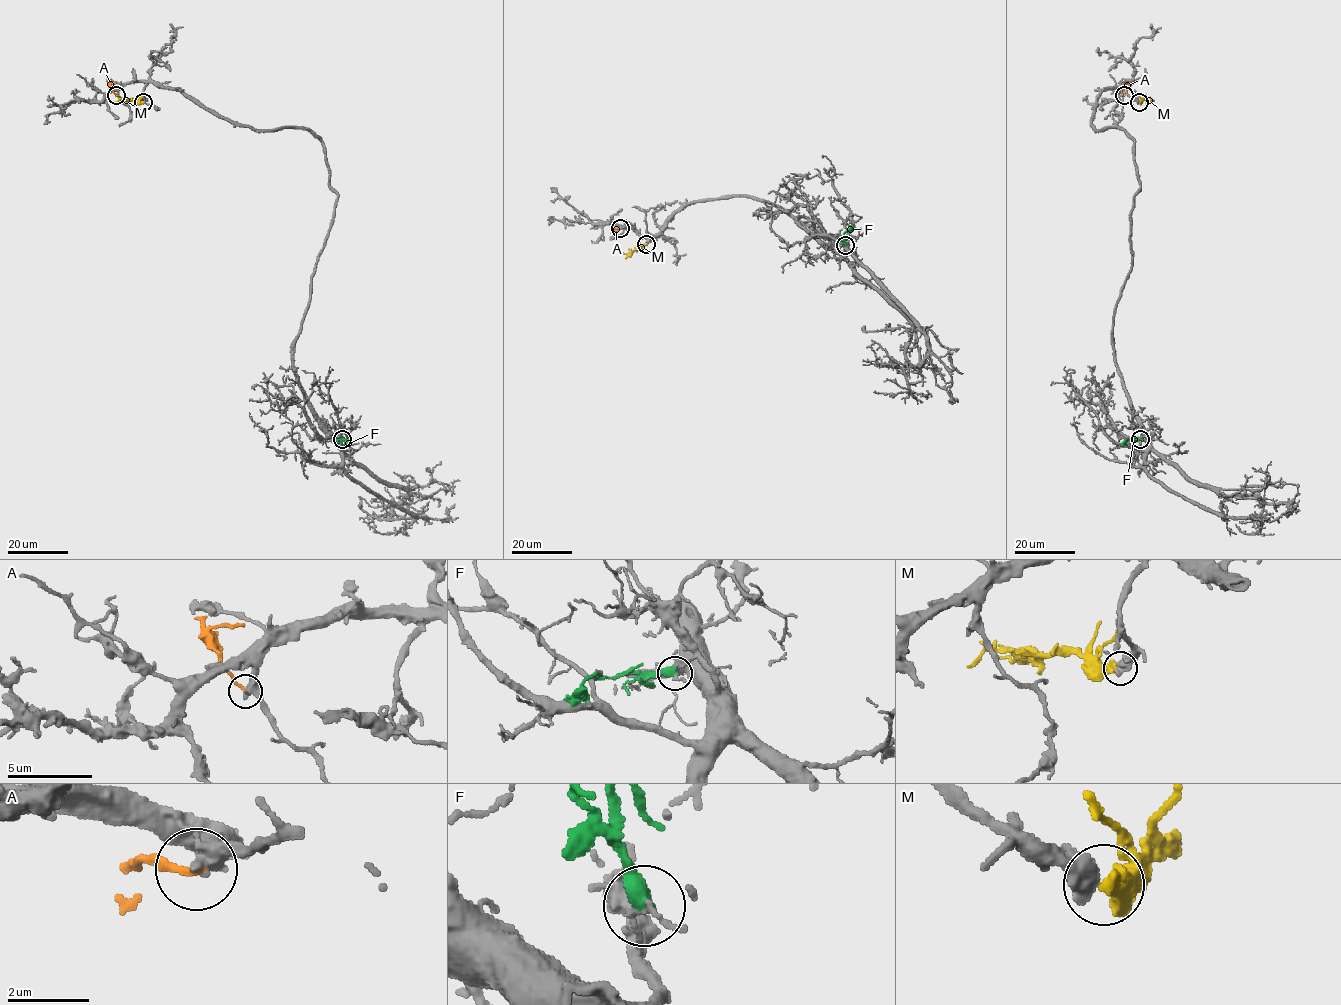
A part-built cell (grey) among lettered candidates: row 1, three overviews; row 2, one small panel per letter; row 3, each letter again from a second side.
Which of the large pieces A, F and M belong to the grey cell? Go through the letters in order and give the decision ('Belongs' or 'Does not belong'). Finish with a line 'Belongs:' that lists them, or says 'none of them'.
A: Does not belong
F: Does not belong
M: Belongs
Belongs: M

